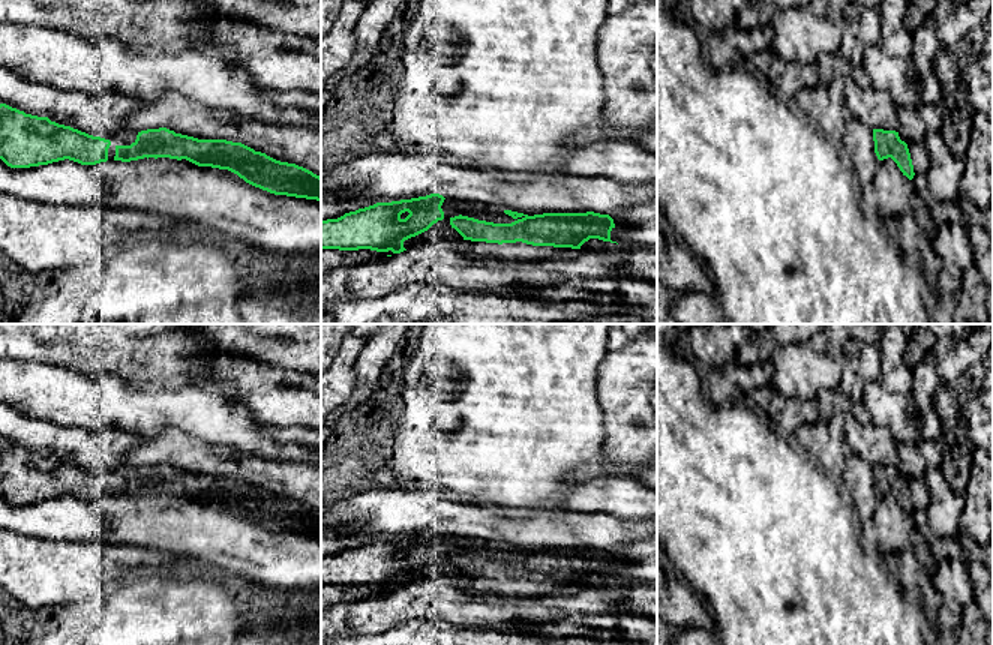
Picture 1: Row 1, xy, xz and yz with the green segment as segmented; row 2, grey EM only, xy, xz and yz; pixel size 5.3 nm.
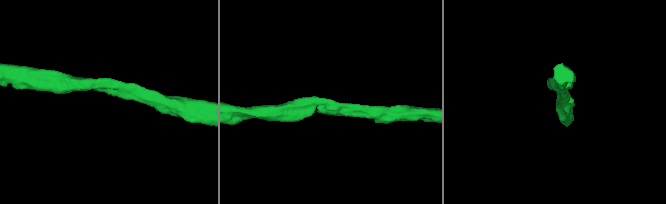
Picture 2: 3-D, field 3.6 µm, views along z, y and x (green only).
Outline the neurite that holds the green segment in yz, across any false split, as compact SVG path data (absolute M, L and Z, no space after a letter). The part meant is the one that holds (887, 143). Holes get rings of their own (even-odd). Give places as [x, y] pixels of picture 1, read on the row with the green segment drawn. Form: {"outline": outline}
{"outline": "M873 129L874 153L879 160L891 158L903 176L914 178L914 165L908 144L900 140L898 132Z"}

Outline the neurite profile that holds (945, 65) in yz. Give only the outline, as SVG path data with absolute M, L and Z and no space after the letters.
M940 48L933 58L933 69L942 86L945 102L952 100L960 80L960 68L957 58L946 48Z

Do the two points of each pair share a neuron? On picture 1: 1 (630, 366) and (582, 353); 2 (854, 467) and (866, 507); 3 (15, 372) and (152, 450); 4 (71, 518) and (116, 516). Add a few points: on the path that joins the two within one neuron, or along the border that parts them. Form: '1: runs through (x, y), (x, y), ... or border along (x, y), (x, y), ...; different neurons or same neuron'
1: border along (609, 351), (597, 369), (596, 393); different neurons
2: runs through (857, 477), (863, 497); same neuron
3: border along (174, 428), (165, 428), (156, 435), (140, 437); different neurons
4: runs through (81, 521), (105, 522); same neuron

